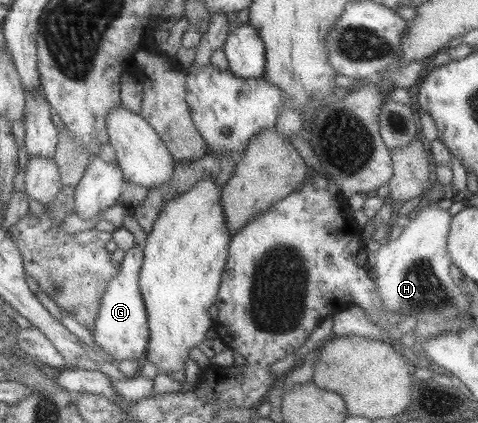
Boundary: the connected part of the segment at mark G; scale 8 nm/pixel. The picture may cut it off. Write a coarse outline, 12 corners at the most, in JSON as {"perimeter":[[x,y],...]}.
{"perimeter":[[141,247],[107,283],[92,341],[117,364],[146,351]]}

